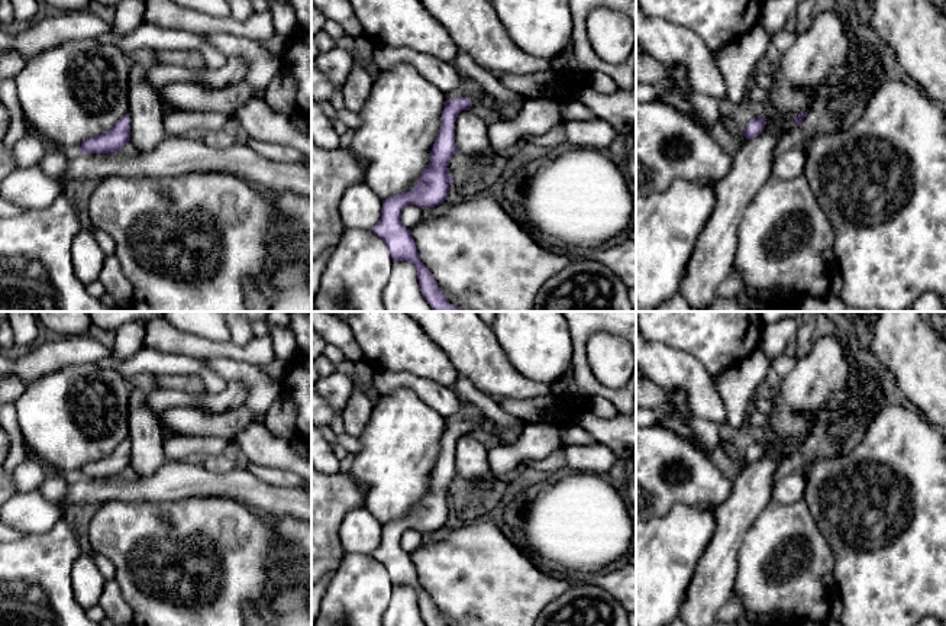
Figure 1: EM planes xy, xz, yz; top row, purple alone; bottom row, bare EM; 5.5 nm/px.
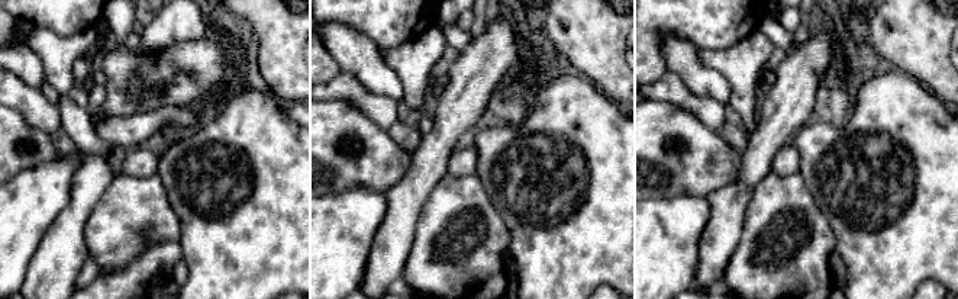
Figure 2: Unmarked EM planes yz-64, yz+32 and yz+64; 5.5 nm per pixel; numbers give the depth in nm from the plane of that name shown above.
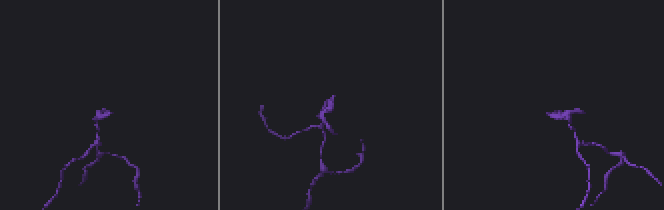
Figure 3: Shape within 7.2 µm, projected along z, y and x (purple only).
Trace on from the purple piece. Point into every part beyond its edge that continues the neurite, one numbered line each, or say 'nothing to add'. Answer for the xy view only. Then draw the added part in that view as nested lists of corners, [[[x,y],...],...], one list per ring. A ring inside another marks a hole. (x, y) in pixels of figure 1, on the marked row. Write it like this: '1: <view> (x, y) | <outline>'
nothing to add

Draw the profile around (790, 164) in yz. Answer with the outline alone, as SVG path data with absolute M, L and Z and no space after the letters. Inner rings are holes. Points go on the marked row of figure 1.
M803 146L792 148L774 158L772 174L791 180L804 175L805 170L805 152Z

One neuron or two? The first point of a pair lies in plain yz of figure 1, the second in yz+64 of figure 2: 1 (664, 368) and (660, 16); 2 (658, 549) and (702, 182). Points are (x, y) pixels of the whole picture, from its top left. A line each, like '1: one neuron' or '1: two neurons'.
1: two neurons
2: two neurons

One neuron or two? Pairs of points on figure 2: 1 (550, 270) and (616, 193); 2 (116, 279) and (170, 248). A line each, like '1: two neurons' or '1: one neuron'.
1: one neuron
2: one neuron

